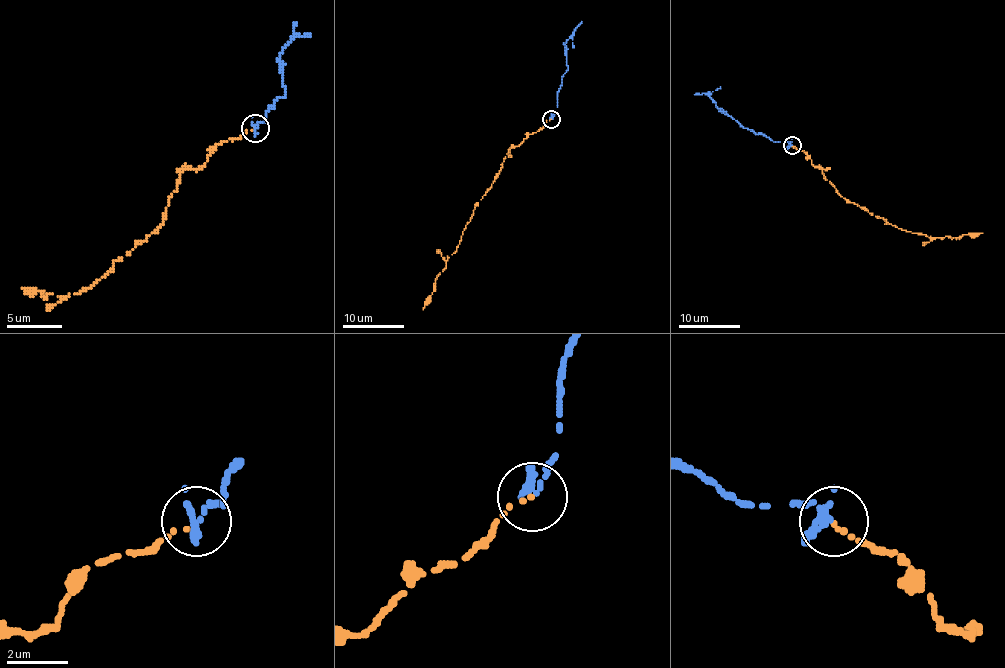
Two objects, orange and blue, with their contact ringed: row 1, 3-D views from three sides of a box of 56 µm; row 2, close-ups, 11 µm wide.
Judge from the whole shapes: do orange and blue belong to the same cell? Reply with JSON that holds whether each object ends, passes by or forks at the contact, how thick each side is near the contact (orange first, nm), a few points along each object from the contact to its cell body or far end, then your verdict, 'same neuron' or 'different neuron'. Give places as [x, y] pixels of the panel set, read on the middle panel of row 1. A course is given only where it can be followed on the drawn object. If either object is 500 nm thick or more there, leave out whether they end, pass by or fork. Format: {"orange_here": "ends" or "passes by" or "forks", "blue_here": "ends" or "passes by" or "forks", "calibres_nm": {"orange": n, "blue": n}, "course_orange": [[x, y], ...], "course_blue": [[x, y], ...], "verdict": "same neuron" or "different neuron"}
{"orange_here": "ends", "blue_here": "passes by", "calibres_nm": {"orange": 130, "blue": 240}, "course_orange": [[551, 119], [508, 151], [466, 225], [456, 250], [437, 277], [435, 289], [423, 309]], "course_blue": [[551, 119], [562, 78], [568, 68], [565, 42], [581, 21]], "verdict": "same neuron"}

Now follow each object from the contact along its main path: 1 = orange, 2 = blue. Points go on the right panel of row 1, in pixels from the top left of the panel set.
1: (792, 145), (805, 152), (843, 198), (898, 228), (933, 238), (982, 233)
2: (792, 145), (773, 142), (741, 126), (722, 113), (703, 93), (694, 94)

